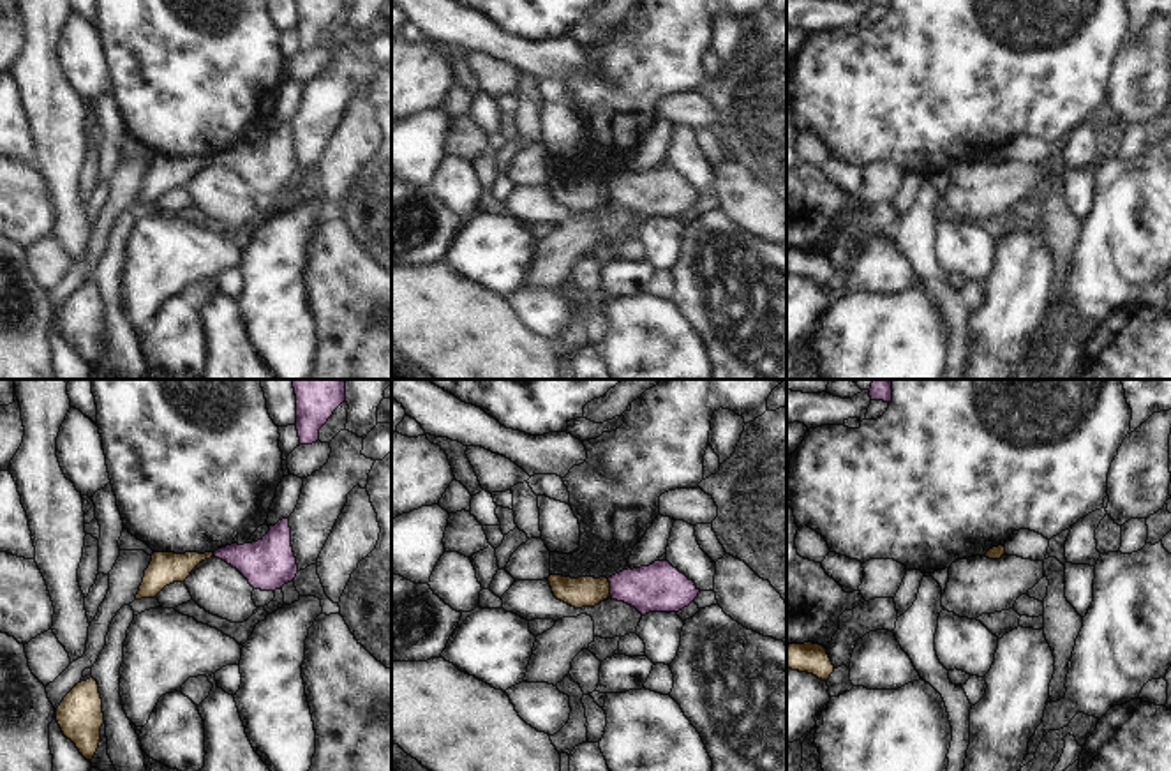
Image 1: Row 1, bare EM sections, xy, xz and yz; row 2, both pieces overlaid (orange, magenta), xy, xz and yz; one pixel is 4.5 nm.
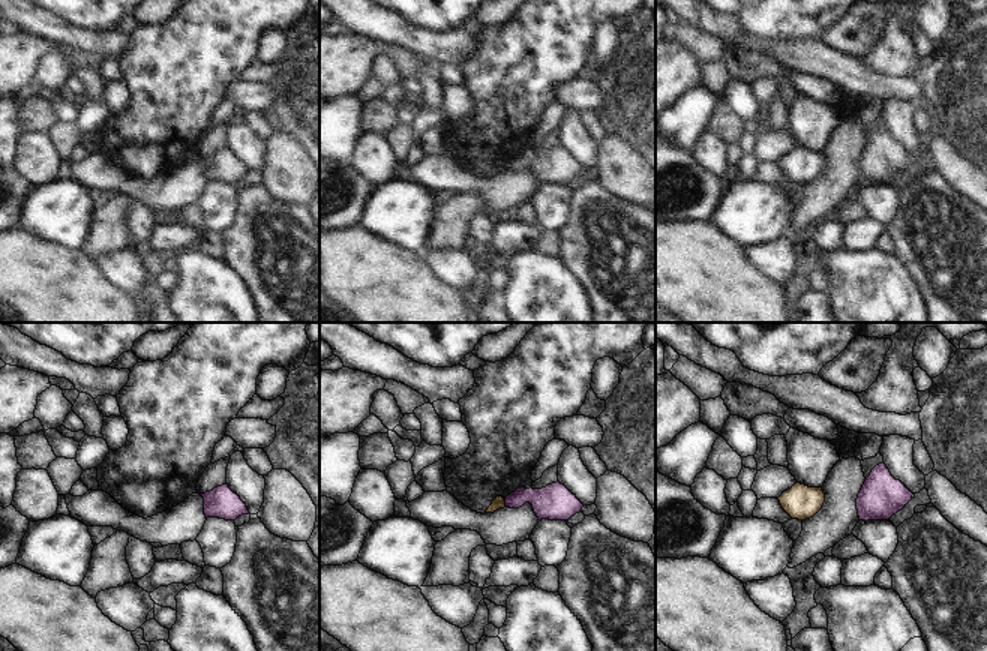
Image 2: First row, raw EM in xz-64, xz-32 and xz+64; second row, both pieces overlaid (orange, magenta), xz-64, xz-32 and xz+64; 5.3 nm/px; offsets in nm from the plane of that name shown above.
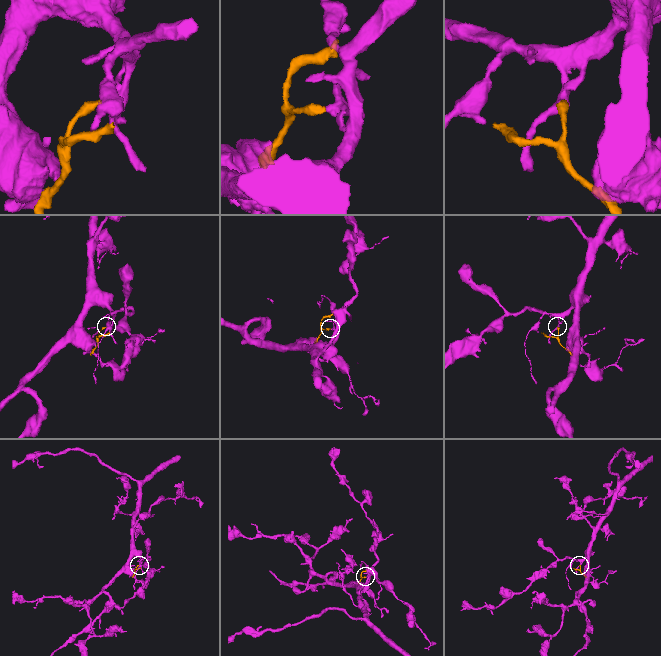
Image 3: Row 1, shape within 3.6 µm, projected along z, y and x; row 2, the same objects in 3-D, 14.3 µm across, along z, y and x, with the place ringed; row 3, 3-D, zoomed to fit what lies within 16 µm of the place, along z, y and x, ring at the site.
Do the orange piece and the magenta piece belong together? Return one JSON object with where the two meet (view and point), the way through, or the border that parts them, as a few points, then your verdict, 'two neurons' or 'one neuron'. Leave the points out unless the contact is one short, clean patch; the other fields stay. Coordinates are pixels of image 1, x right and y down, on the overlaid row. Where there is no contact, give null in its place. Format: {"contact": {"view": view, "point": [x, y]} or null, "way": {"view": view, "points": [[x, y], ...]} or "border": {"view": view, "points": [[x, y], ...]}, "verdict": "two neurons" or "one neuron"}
{"contact": {"view": "xz", "point": [609, 588]}, "border": {"view": "xz", "points": [[607, 579], [611, 597]]}, "verdict": "two neurons"}

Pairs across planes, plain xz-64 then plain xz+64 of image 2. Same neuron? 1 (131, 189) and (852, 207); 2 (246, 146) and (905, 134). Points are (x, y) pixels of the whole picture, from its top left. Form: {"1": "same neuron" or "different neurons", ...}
{"1": "different neurons", "2": "same neuron"}

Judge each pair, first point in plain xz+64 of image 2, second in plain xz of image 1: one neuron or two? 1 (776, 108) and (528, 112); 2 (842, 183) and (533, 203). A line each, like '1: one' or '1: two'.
1: one
2: two

